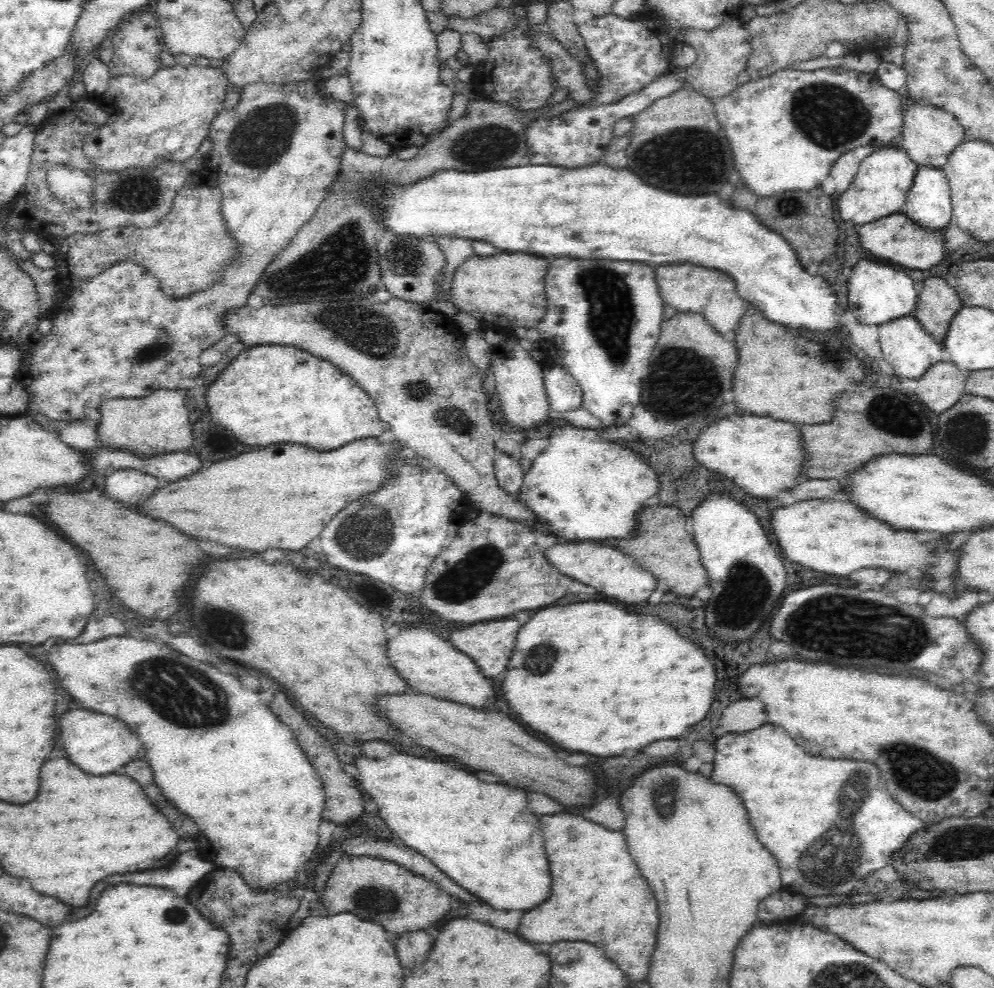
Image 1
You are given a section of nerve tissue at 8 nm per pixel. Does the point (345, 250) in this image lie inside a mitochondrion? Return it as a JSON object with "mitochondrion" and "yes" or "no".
{"mitochondrion":"yes"}

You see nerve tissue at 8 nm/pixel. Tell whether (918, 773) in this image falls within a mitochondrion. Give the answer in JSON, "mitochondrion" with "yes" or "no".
{"mitochondrion":"yes"}

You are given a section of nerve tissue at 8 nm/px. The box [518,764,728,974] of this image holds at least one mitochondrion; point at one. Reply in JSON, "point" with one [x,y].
{"point":[664,796]}

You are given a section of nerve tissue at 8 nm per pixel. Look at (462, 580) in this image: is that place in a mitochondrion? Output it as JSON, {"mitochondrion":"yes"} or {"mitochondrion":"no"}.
{"mitochondrion":"yes"}

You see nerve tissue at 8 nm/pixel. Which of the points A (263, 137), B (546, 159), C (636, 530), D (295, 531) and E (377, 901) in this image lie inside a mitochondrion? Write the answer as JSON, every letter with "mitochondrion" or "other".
{"A":"mitochondrion","B":"other","C":"other","D":"other","E":"mitochondrion"}

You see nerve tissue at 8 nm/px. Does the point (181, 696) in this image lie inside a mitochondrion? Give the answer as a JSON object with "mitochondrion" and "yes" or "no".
{"mitochondrion":"yes"}

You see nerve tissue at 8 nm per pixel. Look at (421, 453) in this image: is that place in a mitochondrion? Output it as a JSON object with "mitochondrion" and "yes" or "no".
{"mitochondrion":"no"}

